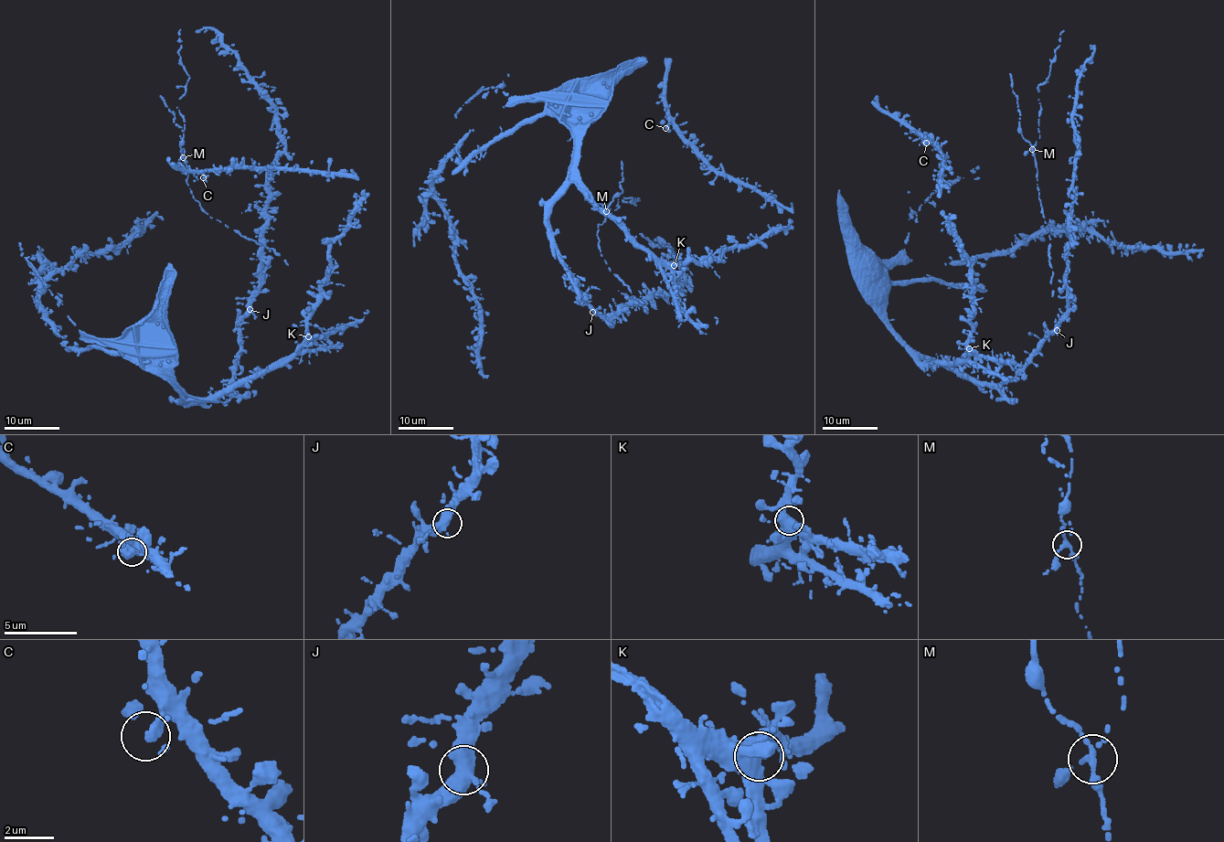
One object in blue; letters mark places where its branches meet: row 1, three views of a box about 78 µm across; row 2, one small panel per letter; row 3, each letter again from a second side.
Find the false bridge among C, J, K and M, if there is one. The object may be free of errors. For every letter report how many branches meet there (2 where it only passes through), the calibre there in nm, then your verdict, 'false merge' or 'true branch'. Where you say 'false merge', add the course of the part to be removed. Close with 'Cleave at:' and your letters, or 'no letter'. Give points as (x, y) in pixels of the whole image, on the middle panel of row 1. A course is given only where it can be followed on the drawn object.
C: branches 3; calibre 260 nm; true branch
J: branches 3; calibre 400 nm; true branch
K: branches 4; calibre 420 nm; true branch
M: branches 4; calibre 240 nm; false merge; course (606, 212), (605, 220), (598, 226), (597, 245), (610, 271), (628, 286), (645, 312)
Cleave at: M

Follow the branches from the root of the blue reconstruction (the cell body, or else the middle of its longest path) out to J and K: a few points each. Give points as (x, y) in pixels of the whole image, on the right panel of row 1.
J: (929, 361), (995, 386), (1016, 377), (1016, 371), (1026, 363), (1038, 343), (1057, 330)
K: (929, 361), (917, 358), (932, 367), (940, 361), (951, 367), (963, 358), (969, 348)

